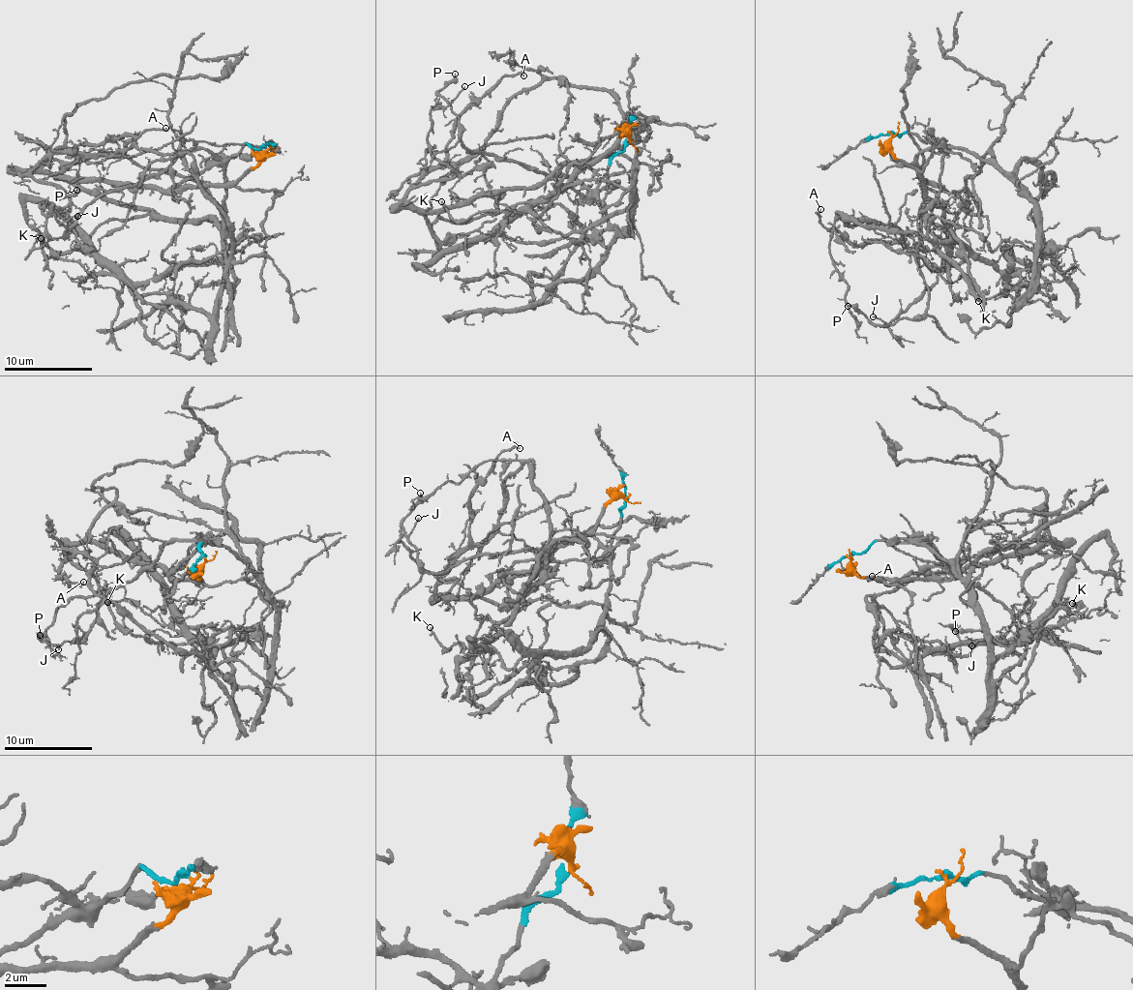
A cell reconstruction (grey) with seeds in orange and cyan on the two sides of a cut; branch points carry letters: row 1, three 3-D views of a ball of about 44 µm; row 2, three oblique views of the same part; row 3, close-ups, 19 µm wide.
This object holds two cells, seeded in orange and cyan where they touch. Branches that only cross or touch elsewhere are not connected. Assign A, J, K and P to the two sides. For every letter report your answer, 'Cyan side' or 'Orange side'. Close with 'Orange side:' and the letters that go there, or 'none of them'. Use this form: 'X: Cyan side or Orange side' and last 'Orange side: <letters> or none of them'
A: Orange side
J: Cyan side
K: Cyan side
P: Cyan side
Orange side: A

